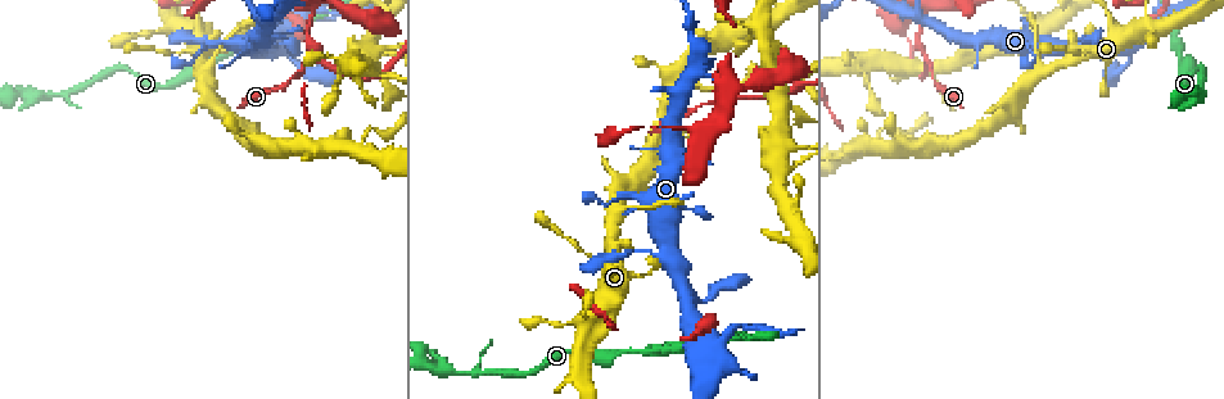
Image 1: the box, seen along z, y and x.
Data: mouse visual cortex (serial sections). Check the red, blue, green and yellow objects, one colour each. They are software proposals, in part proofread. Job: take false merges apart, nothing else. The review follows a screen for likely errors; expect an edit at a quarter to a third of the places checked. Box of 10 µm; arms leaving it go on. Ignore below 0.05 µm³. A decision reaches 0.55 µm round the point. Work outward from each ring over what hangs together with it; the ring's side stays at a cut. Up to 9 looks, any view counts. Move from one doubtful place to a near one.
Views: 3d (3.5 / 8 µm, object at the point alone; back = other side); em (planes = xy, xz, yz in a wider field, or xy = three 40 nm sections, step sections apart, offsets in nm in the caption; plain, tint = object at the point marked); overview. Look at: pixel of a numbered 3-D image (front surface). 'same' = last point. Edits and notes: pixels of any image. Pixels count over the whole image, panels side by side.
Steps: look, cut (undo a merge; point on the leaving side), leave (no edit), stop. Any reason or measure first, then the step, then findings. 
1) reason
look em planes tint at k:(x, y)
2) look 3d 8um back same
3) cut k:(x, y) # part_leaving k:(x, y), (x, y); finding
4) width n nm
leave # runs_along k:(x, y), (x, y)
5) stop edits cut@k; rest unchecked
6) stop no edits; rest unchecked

abrupt turn
look 3d 8um back at 1:(928, 58)

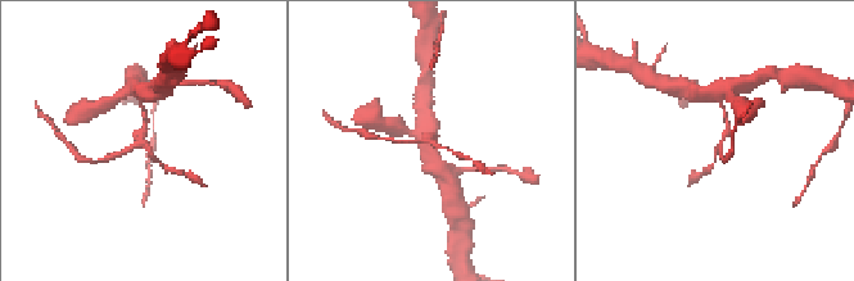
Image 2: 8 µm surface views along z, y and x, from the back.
look em planes tint same

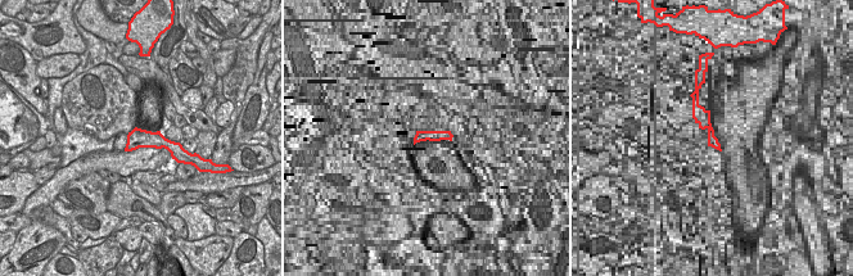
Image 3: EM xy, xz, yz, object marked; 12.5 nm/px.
leave # runs_along 3:(130, 138), (156, 139), (177, 150); one cell here

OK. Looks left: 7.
branch point
look 3d 8um at 1:(346, 149)

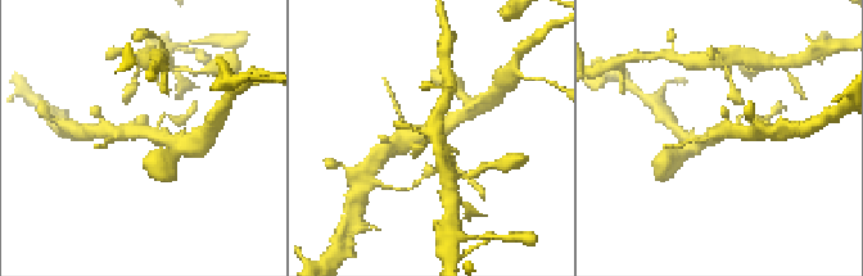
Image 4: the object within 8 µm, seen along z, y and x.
zoom in
look 3d 3.5um same

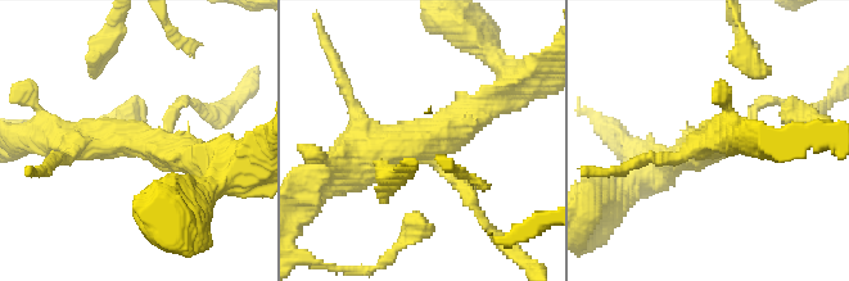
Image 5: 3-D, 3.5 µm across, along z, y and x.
arms 3; arm_widths 150, 350, 400 nm; shape alone is not enough
look em xy step 2 tint at 5:(424, 145)

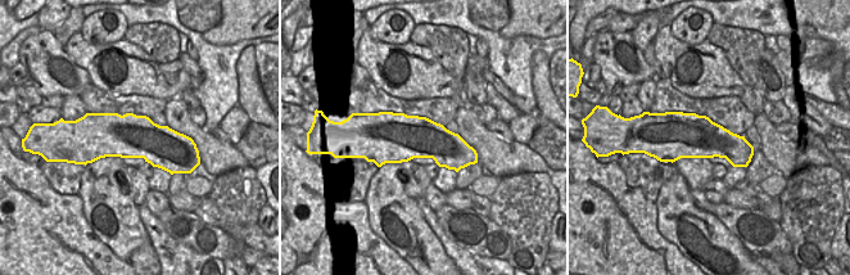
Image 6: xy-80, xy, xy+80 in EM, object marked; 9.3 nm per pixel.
width 460 nm
cut 5:(177, 105) # two cells meet here

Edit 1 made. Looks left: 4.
look 3d 3.5um at 1:(664, 255)

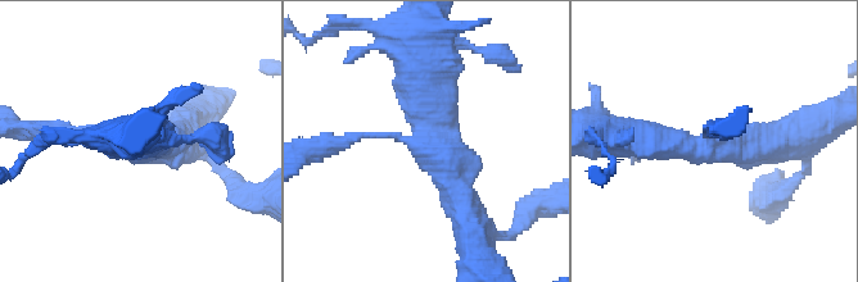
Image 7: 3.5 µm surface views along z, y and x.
look em planes tint at 7:(429, 142)

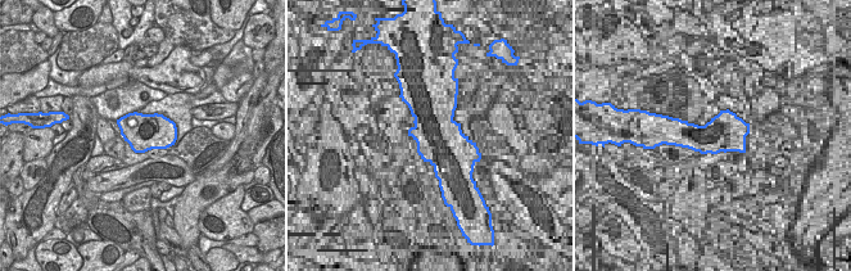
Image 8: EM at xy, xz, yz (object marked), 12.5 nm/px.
another direction
look em xy step 1 tint same

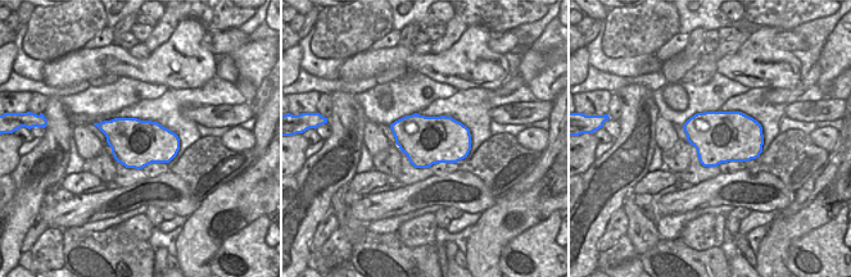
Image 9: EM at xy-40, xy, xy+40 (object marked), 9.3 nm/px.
arms 3
leave # runs_along 7:(424, 55), (424, 133), (468, 213); one cell here

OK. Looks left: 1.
stop edits cut@5; rest unchecked

